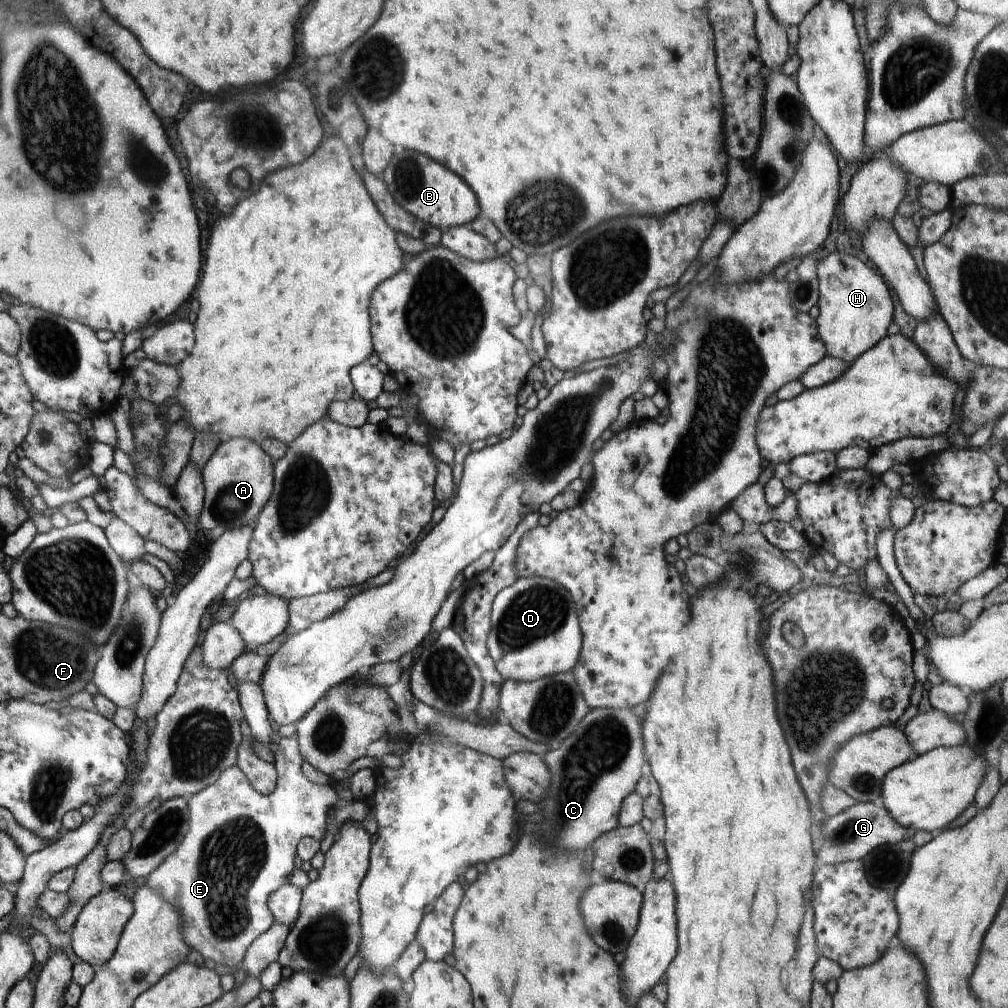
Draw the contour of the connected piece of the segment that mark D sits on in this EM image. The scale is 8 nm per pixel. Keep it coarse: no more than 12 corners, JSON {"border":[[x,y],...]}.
{"border":[[559,582],[493,600],[487,649],[504,680],[572,671],[582,633]]}

